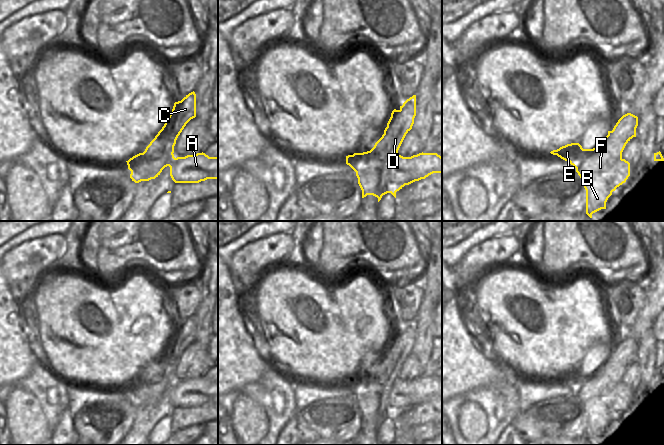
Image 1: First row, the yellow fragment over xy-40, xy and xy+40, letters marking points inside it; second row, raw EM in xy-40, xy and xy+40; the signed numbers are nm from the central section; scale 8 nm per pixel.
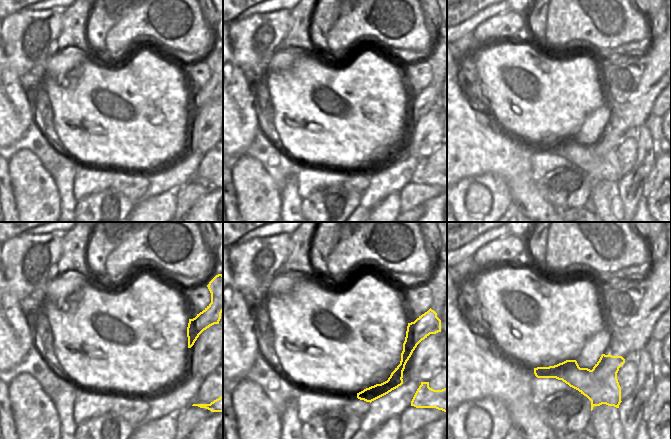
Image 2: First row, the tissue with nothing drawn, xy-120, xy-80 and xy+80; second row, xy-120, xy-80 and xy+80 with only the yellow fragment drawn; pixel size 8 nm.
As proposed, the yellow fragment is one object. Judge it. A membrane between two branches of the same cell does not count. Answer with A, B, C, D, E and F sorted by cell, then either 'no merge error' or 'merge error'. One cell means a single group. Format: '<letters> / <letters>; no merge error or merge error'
A B E F / C D; merge error

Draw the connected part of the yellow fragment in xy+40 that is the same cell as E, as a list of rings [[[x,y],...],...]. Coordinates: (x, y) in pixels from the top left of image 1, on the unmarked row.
[[[607,361],[593,373],[583,373],[579,367],[571,367],[550,376],[565,385],[569,385],[576,392],[576,396],[580,400],[586,414],[586,438],[590,442],[592,442],[593,437],[606,433],[606,426],[612,419],[612,416],[625,407],[630,400],[630,387],[625,383],[619,385],[614,382],[611,383],[604,370],[606,363]]]

